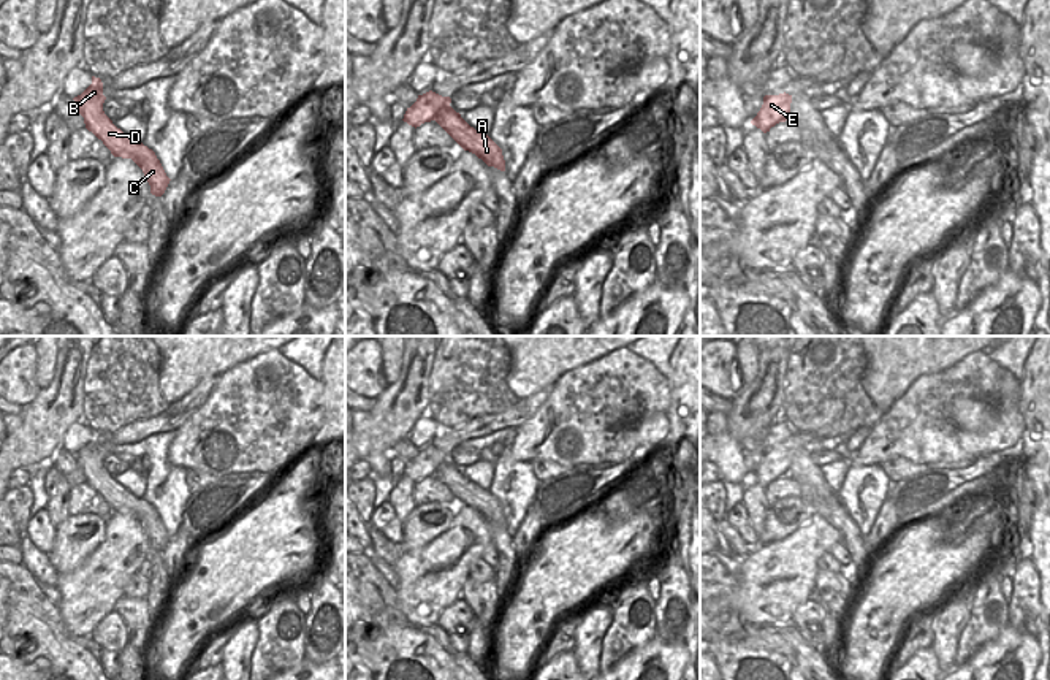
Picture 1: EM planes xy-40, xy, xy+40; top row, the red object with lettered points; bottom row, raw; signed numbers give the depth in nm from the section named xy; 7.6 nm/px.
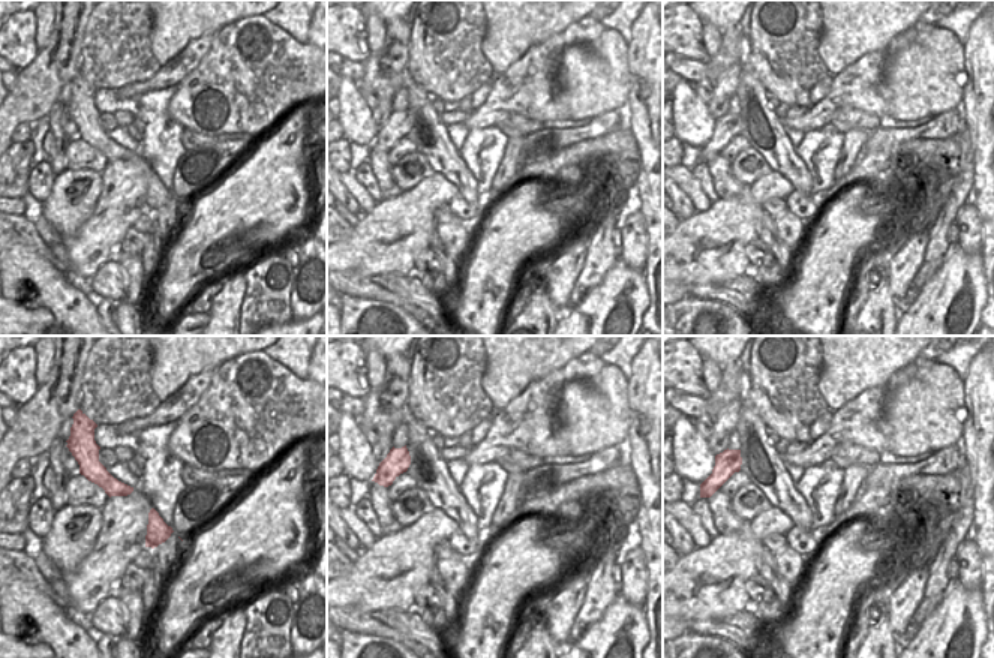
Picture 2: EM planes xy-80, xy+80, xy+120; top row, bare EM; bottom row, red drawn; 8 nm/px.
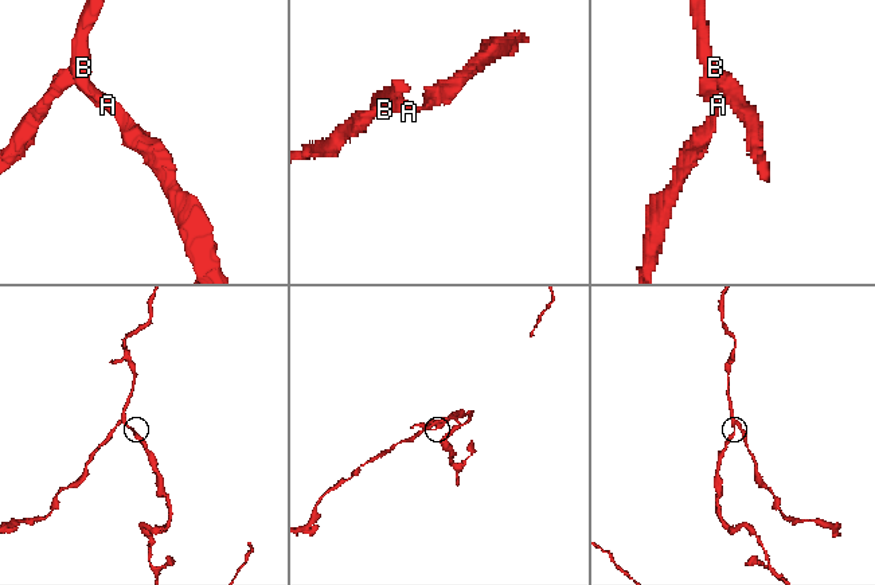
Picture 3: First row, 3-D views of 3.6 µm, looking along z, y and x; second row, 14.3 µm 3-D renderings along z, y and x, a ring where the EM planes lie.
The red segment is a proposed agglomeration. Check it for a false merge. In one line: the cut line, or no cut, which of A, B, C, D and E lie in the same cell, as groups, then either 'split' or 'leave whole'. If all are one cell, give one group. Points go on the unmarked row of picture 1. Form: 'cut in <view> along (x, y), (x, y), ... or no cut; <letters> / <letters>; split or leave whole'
cut in xy along (448, 458), (434, 474); A B C D / E; split

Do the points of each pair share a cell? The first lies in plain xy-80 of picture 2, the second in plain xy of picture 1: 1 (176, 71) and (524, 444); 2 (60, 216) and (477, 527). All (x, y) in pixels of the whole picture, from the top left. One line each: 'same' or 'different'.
1: different
2: different

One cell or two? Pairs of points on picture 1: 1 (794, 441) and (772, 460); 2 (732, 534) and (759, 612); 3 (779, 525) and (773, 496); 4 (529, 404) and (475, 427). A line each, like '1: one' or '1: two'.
1: one
2: two
3: two
4: one

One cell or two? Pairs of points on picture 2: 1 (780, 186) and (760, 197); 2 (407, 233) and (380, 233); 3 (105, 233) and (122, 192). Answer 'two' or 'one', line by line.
1: one
2: one
3: one

